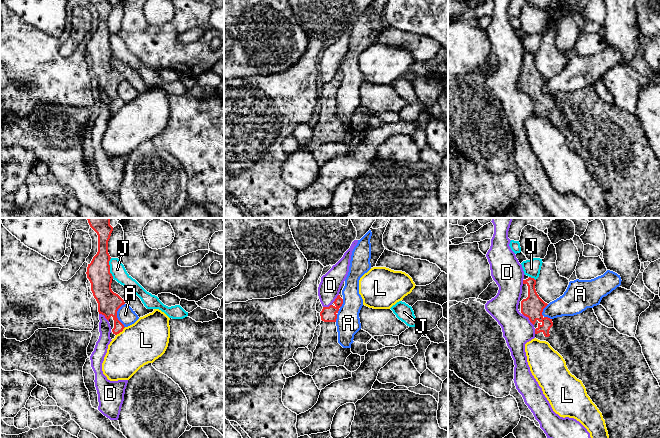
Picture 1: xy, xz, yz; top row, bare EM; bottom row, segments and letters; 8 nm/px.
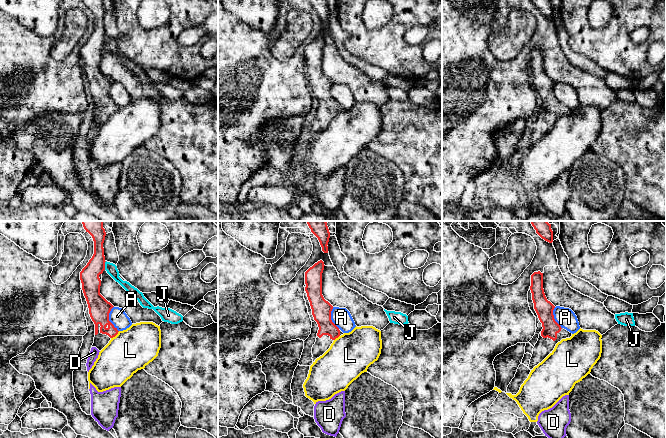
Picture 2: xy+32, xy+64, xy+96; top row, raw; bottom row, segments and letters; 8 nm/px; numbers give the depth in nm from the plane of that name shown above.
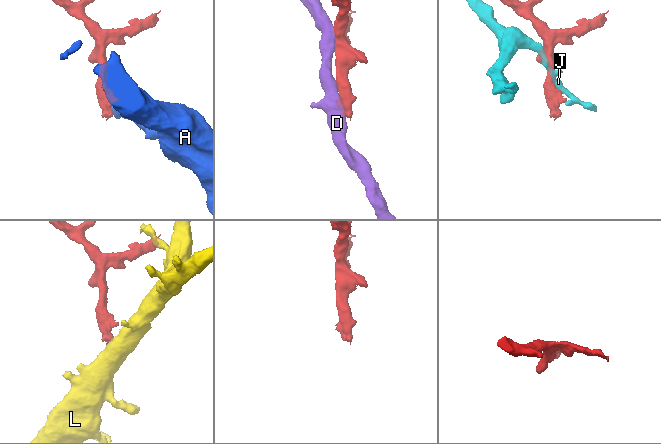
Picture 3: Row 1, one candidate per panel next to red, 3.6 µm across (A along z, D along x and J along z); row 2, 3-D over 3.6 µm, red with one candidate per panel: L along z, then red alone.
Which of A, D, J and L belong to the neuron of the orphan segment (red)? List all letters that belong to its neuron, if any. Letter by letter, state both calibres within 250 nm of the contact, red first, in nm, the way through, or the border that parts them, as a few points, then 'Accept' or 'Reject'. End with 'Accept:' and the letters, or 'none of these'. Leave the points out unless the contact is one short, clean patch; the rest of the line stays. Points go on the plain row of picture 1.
A: Thickness 180 nm (red) against 140 nm. Boundary: xy (124, 79), (117, 87), (117, 95), (124, 103). Reject
D: Thickness 180 nm (red) against 240 nm. Reject
J: Thickness 190 nm (red) against 120 nm. Boundary: xy (110, 34), (110, 49), (113, 54). Reject
L: Thickness 180 nm (red) against 340 nm. Reject
Accept: none of these

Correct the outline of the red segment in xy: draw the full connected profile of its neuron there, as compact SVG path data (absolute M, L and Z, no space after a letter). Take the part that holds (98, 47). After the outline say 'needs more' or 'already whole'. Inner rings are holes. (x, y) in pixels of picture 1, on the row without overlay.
M89 0L98 11L98 28L87 43L87 54L91 67L98 79L98 88L105 92L111 102L110 114L115 114L123 107L124 101L117 94L118 85L125 80L124 76L111 65L113 52L110 49L108 17L113 3L110 0Z | needs more

